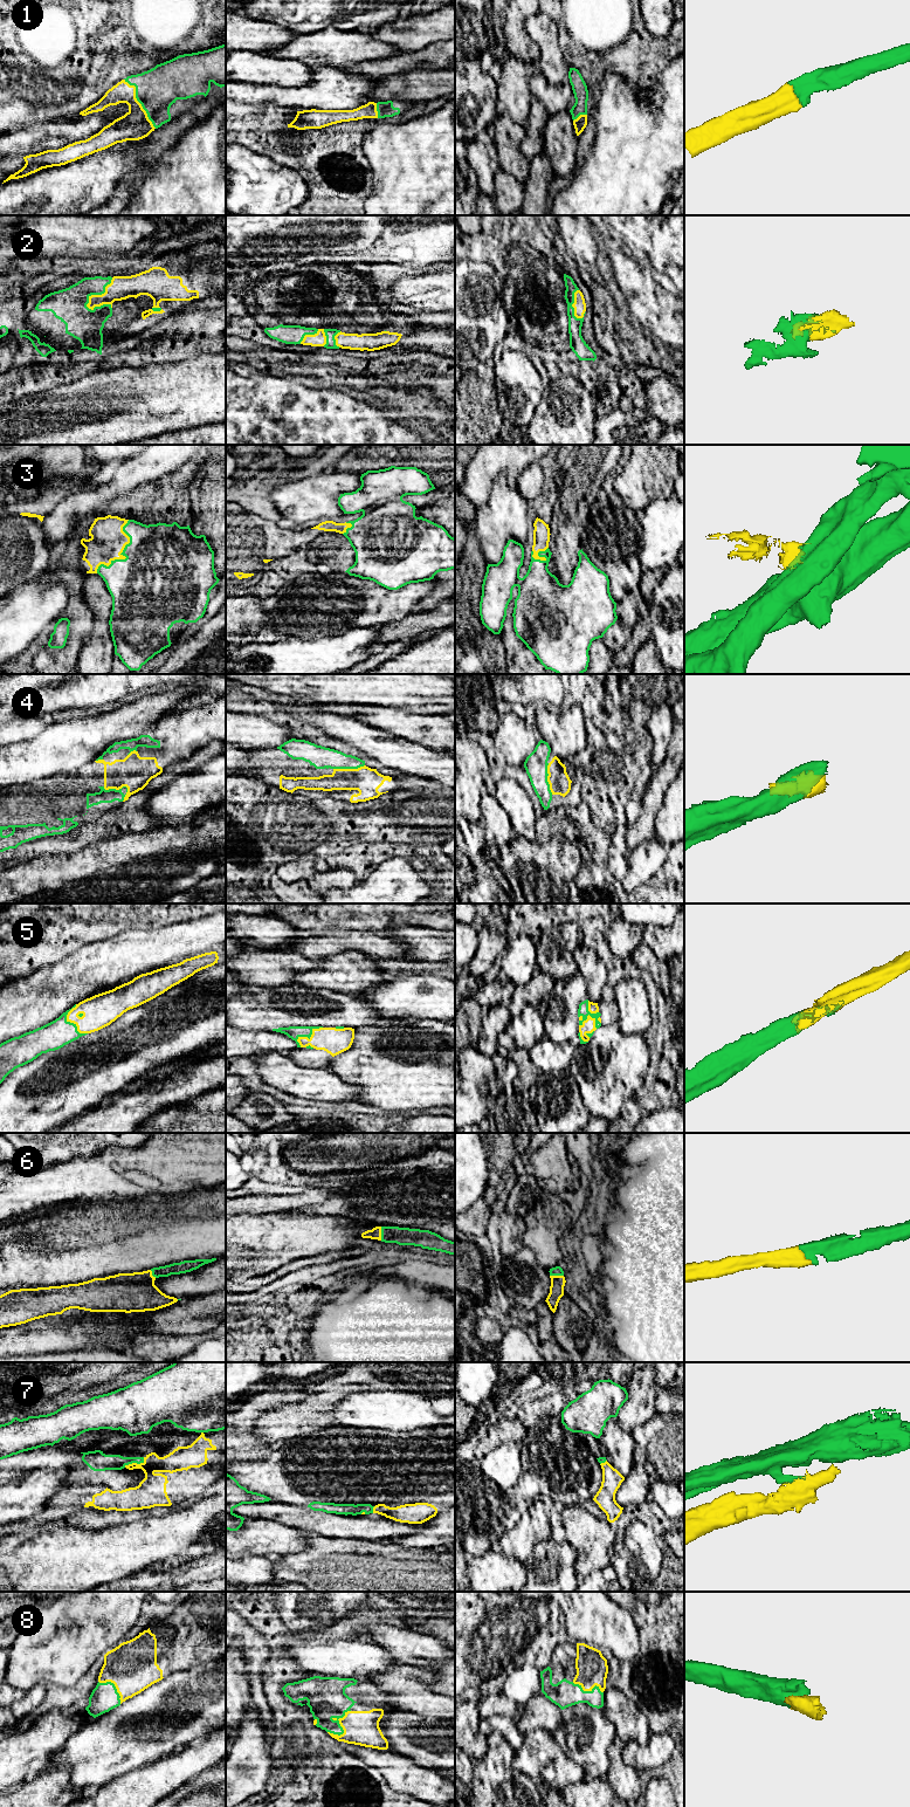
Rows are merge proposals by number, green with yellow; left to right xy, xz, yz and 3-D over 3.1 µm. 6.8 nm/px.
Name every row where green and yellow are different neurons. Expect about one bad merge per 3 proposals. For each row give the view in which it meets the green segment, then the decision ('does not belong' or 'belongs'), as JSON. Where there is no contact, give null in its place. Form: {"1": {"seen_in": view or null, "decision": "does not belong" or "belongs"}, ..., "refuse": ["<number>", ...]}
{"1": {"seen_in": "xy", "decision": "belongs"}, "2": {"seen_in": "xy", "decision": "belongs"}, "3": {"seen_in": "xy", "decision": "belongs"}, "4": {"seen_in": "xy", "decision": "belongs"}, "5": {"seen_in": "yz", "decision": "belongs"}, "6": {"seen_in": "xz", "decision": "belongs"}, "7": {"seen_in": "xy", "decision": "does not belong"}, "8": {"seen_in": "xz", "decision": "belongs"}, "refuse": ["7"]}

